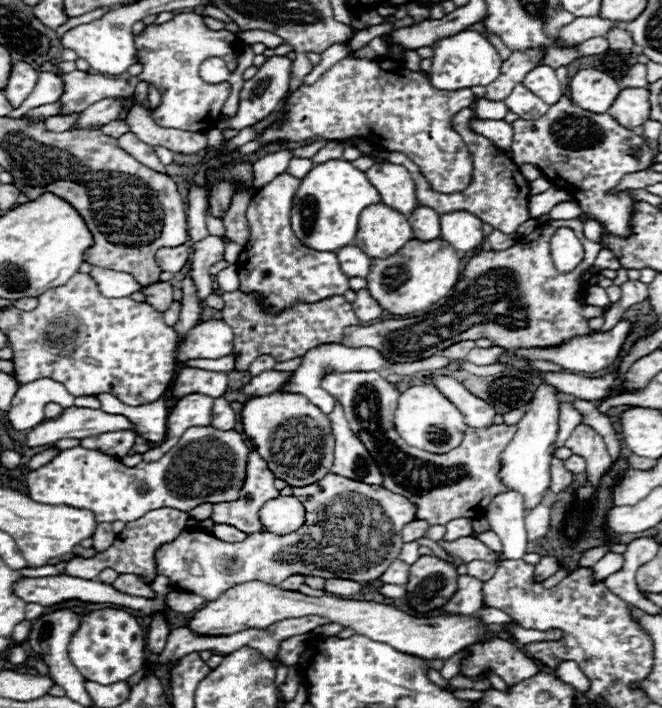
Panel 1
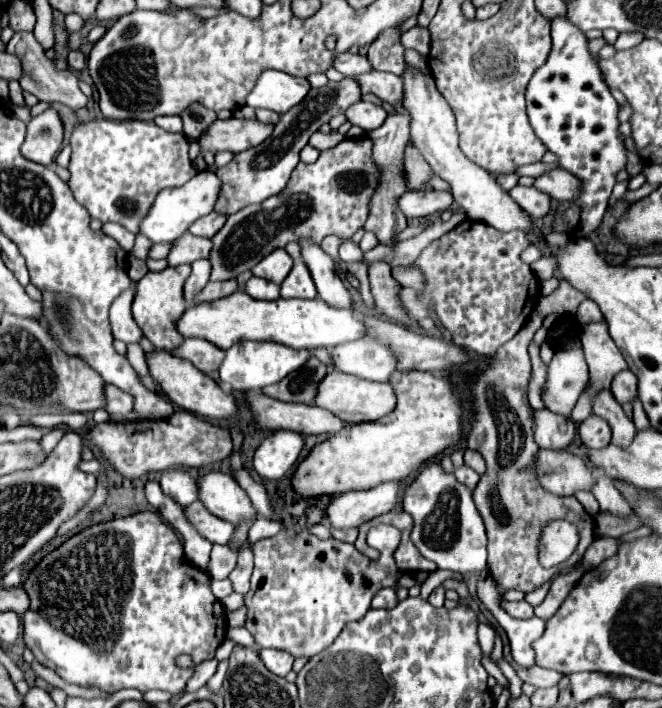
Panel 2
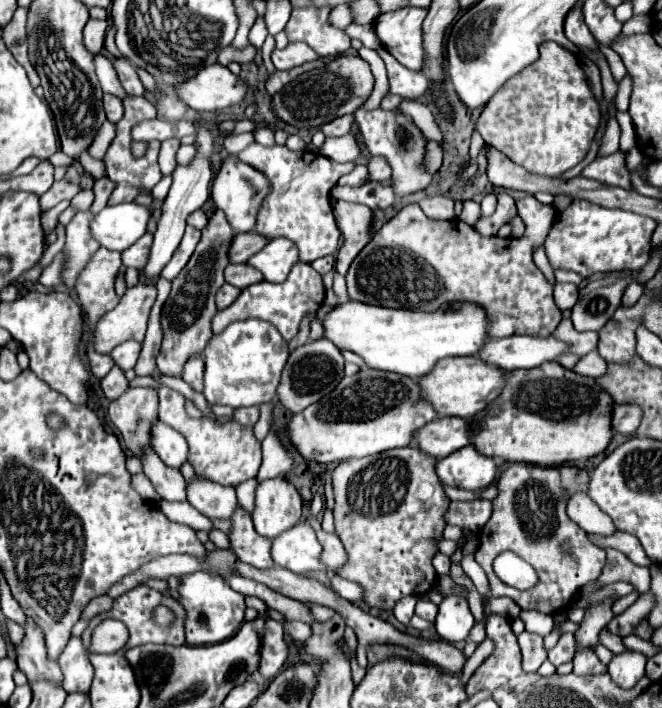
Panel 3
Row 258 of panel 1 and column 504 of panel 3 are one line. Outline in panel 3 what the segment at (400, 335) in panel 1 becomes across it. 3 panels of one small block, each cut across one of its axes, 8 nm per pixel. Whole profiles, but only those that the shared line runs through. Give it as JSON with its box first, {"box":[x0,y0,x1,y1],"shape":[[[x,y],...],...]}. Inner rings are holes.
{"box":[476,464,606,614],"shape":[[[510,464],[506,470],[500,472],[496,480],[498,496],[492,500],[492,516],[488,520],[488,526],[480,530],[480,546],[476,550],[476,562],[486,570],[490,580],[490,594],[492,596],[510,596],[522,610],[538,610],[544,614],[558,614],[560,610],[566,610],[574,598],[574,594],[588,582],[596,580],[606,564],[604,550],[592,546],[586,538],[586,532],[572,522],[566,516],[566,502],[574,492],[586,492],[590,474],[584,468],[578,466],[532,466],[532,464]],[[500,552],[516,552],[520,558],[524,558],[528,564],[532,564],[538,572],[538,586],[534,590],[516,590],[506,586],[492,570],[492,562]]]}

